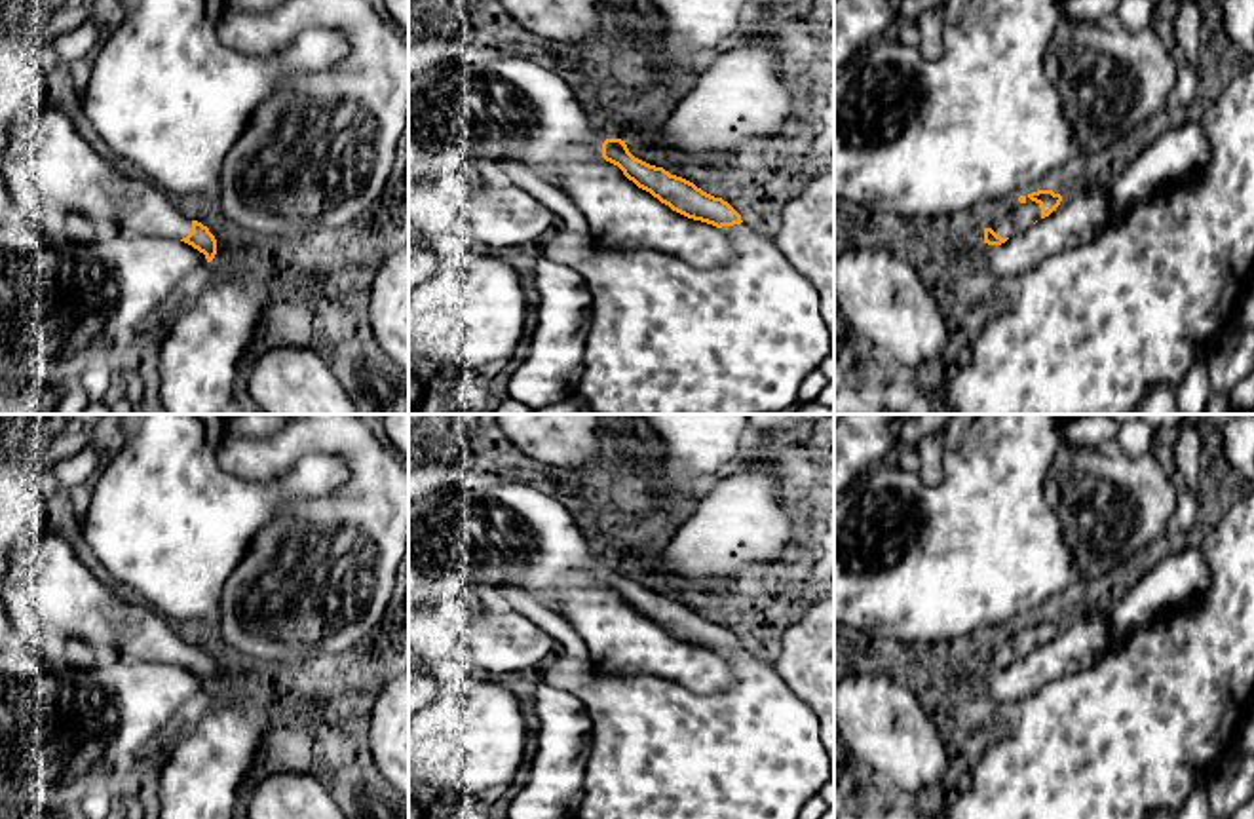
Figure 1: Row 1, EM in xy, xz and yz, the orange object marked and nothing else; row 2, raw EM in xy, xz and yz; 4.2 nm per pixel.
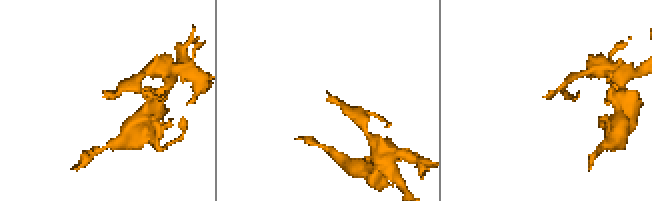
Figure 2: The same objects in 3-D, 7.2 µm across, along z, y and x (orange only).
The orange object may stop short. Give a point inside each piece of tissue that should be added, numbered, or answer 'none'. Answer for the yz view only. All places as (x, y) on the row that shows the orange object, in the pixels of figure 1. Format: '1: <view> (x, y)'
1: yz (1023, 215)

